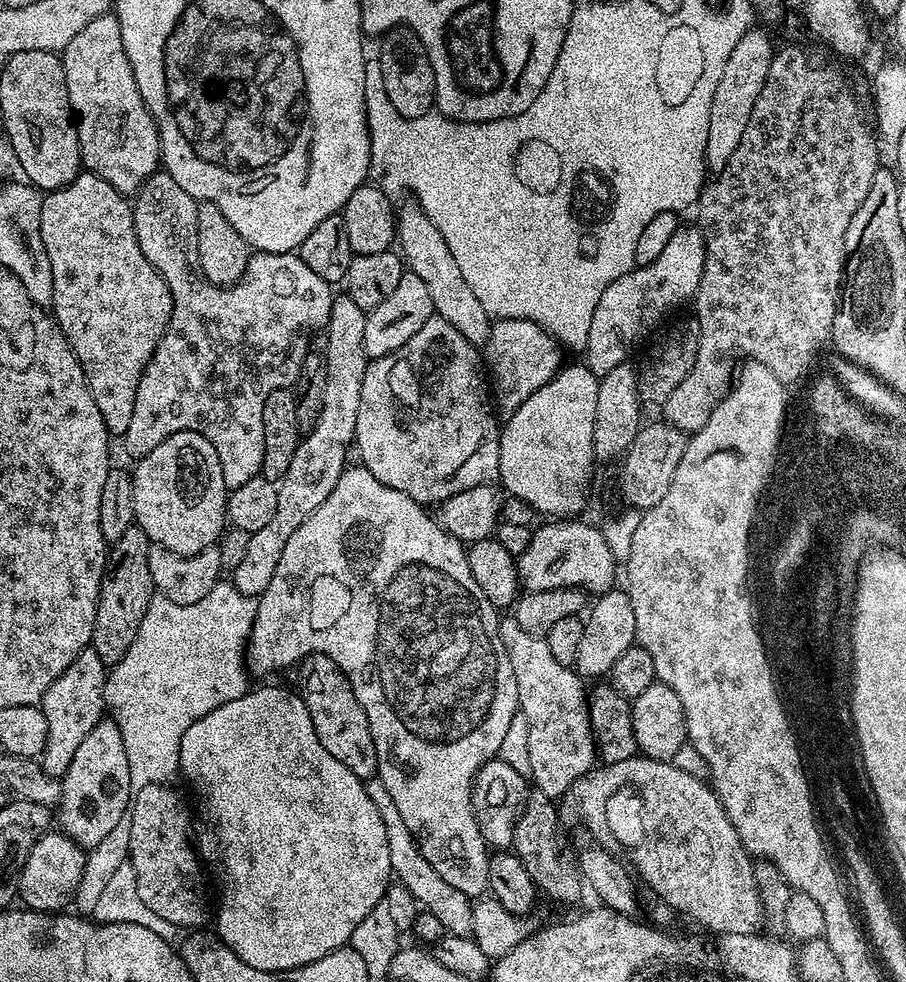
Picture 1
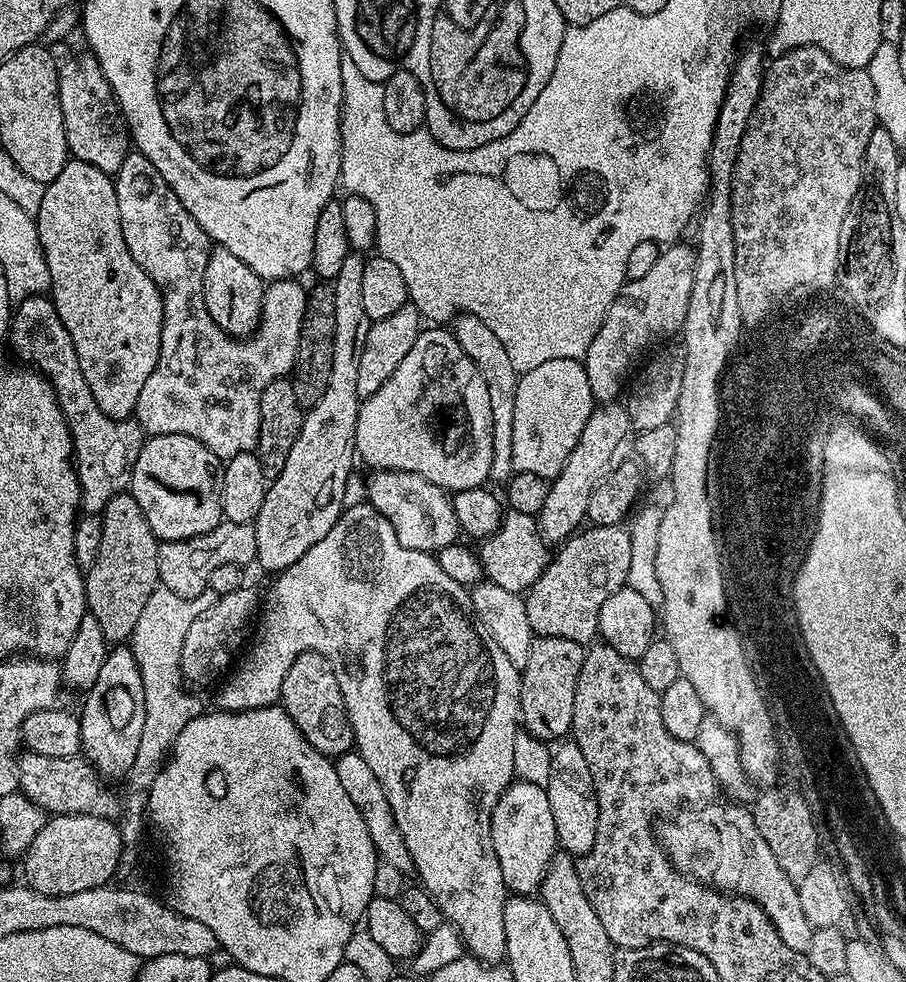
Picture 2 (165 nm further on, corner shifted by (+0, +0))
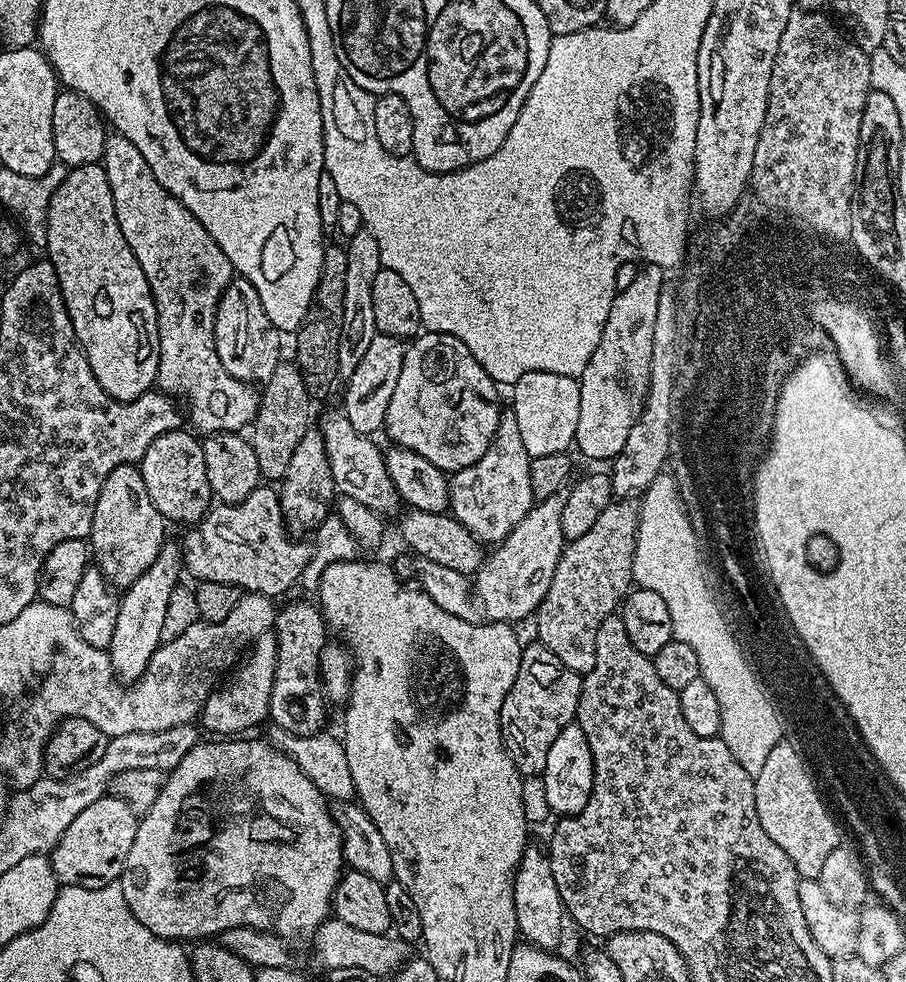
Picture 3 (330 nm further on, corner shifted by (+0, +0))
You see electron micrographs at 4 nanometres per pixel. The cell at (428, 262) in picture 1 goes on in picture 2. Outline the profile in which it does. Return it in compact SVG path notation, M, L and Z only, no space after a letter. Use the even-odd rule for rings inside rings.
M465 312L455 317L455 324L454 335L458 346L462 346L462 350L466 350L466 354L470 358L470 362L474 362L474 366L478 366L478 374L482 374L482 378L486 382L487 394L490 397L490 422L492 423L492 445L494 446L491 479L507 482L511 480L514 471L512 466L514 462L514 398L518 394L520 376L514 370L514 362L510 362L510 358L506 355L506 346L502 346L502 342L498 342L494 330L490 330L490 326L486 326L486 322L482 322L482 318Z

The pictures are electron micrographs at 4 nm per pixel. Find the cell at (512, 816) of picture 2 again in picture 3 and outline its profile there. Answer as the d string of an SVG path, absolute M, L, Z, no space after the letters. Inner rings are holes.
M543 847L525 848L520 865L512 878L514 886L514 914L519 935L535 948L545 950L559 949L560 935L566 924L566 909L562 898L558 894L558 885L555 884L550 870L548 853Z

